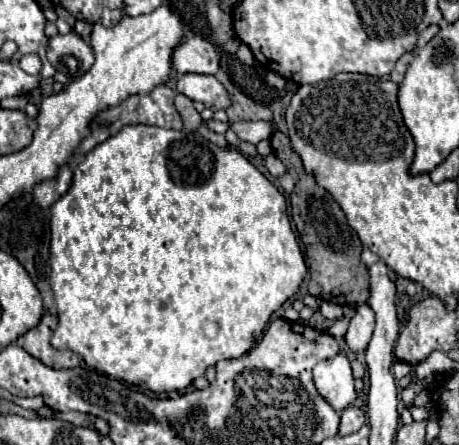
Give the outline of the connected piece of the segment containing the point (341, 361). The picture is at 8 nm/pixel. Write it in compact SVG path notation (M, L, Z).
M338 353L332 359L320 361L314 367L314 385L318 393L336 411L344 411L356 399L350 361L342 353Z

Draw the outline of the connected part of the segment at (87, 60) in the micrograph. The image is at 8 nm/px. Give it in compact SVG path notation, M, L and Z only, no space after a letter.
M74 31L50 37L46 57L56 67L56 71L64 73L68 79L82 77L94 63L94 53L90 45Z

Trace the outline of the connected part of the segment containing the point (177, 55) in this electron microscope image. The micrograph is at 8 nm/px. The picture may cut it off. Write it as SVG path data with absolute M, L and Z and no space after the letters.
M198 35L184 37L182 45L176 47L172 61L174 61L174 71L178 75L182 73L216 75L220 67L220 55L216 53L214 45Z

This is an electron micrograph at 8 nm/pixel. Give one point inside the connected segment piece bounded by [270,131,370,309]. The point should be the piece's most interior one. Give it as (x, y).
(337, 275)

